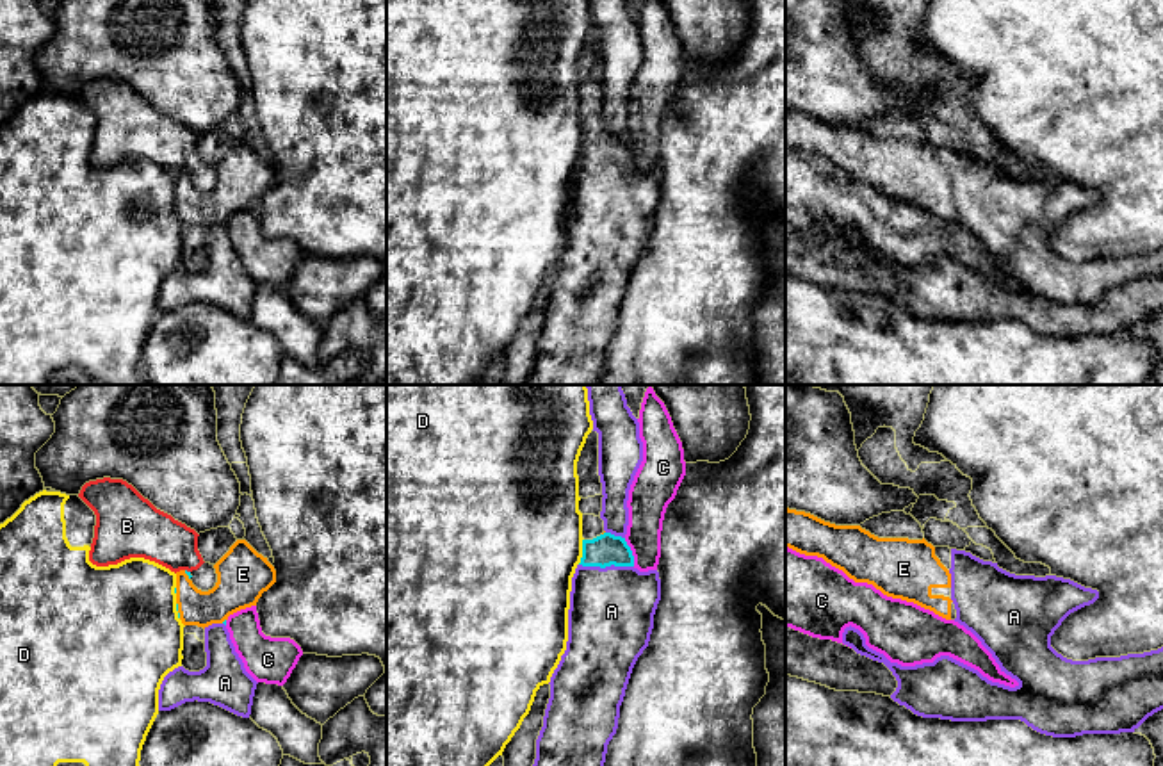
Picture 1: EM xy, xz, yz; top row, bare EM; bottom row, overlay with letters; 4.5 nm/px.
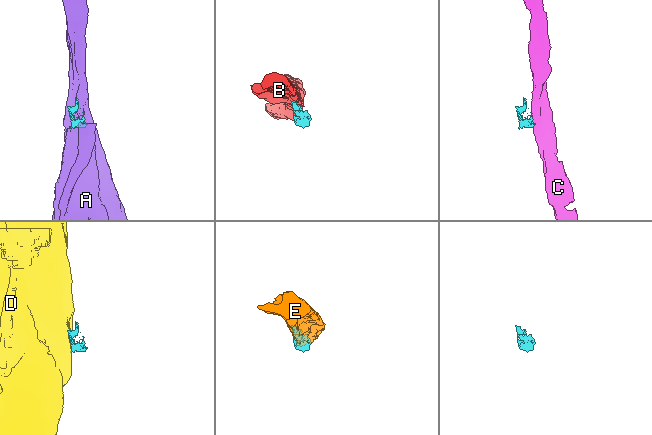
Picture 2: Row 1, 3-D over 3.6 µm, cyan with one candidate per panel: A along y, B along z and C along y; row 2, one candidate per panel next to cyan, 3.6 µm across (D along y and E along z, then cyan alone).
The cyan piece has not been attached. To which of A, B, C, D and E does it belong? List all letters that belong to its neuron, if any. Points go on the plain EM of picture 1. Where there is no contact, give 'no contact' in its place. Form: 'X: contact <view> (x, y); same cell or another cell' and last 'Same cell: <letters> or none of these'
A: contact xz (606, 166); same cell
B: contact xy (186, 171); another cell
C: contact xz (631, 154); another cell
D: contact xz (583, 152); another cell
E: contact xy (177, 211); same cell
Same cell: A, E

